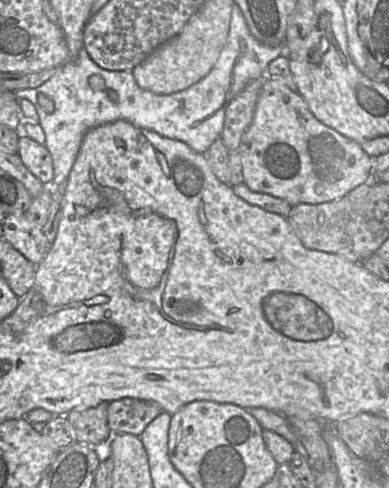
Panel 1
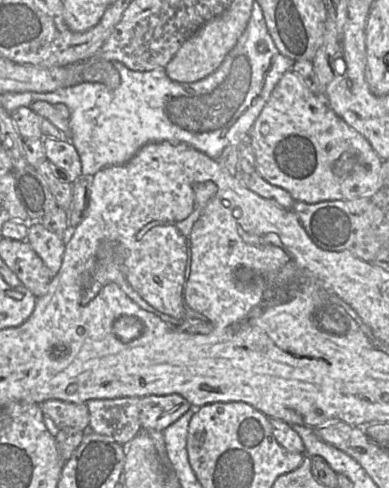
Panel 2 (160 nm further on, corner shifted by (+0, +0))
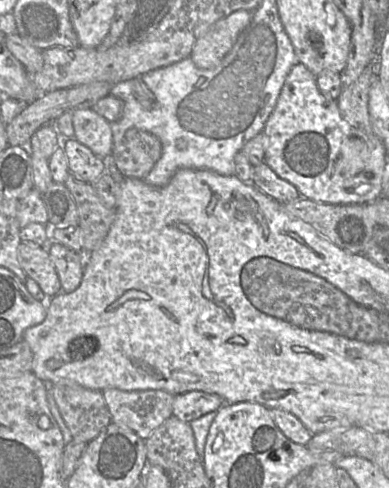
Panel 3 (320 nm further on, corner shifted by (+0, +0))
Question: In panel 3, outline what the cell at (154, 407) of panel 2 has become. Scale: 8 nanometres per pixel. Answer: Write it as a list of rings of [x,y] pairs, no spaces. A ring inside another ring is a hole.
[[[193,390],[174,396],[173,416],[191,422],[209,412],[217,411],[225,401],[217,394]]]

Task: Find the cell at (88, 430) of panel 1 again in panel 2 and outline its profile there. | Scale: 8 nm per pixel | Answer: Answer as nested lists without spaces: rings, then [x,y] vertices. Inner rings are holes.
[[[138,397],[92,399],[85,402],[89,411],[89,431],[108,436],[121,445],[140,431]]]

